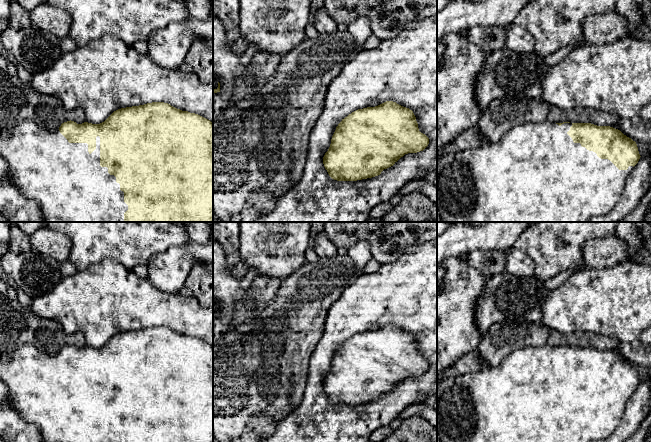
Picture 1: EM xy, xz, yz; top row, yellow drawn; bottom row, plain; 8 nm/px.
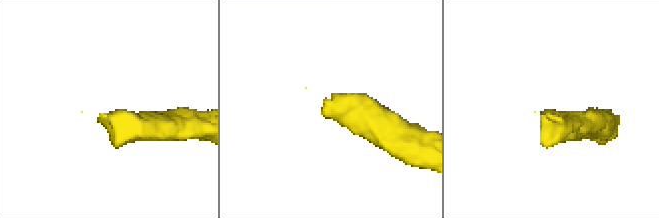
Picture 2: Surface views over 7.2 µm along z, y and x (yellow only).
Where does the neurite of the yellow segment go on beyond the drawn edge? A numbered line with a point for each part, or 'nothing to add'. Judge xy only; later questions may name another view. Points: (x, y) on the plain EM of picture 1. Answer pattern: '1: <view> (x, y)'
1: xy (66, 405)

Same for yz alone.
1: yz (535, 394)

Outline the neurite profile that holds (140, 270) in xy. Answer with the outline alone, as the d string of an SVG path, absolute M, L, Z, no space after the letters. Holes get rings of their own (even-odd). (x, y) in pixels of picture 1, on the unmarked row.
M137 265L136 267L134 267L133 271L140 278L147 278L148 277L147 265Z

